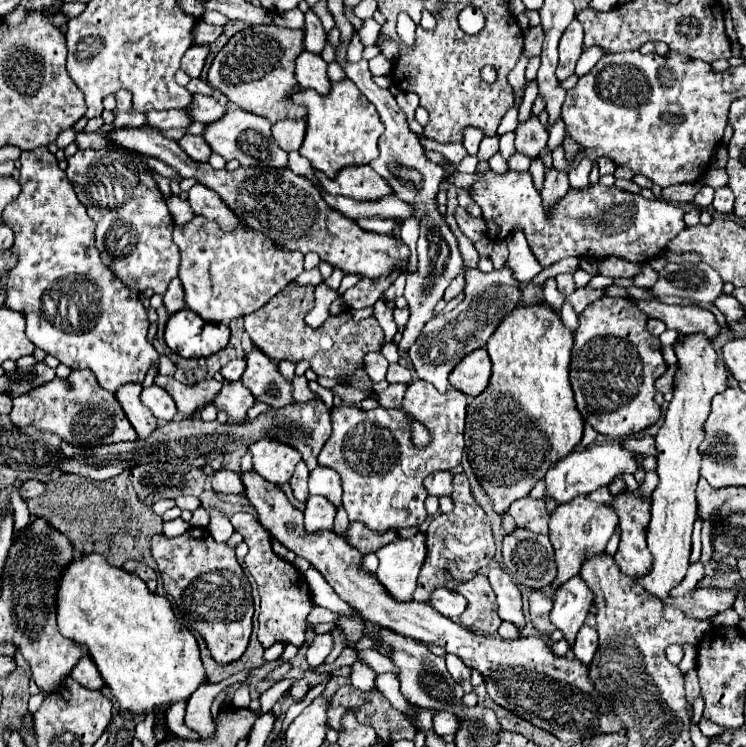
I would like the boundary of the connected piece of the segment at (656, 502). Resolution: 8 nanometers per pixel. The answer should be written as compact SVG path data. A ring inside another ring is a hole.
M682 336L674 344L680 372L676 374L674 398L668 406L664 426L656 436L656 474L658 486L652 494L652 520L648 526L648 548L654 564L648 576L636 580L658 598L668 598L670 590L678 586L688 570L690 536L696 520L696 484L700 478L700 444L704 440L704 422L710 414L712 396L728 388L728 372L722 358L714 352L704 336Z

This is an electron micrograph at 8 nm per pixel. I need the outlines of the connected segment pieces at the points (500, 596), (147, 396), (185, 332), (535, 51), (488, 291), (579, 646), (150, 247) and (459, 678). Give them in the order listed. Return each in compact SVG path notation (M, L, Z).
M492 568L488 580L498 600L498 616L522 630L524 614L522 614L522 596L518 586L510 580L510 576L502 568Z
M156 384L150 386L150 388L144 388L140 398L152 410L152 414L158 420L164 420L164 422L174 420L174 416L176 416L176 404L174 404L172 396L168 392L164 392L164 388L160 388Z
M188 308L170 316L166 324L166 344L182 358L202 358L220 352L230 340L226 324L208 324Z
M540 26L530 28L530 30L524 34L524 50L522 50L522 54L524 54L526 58L540 56L542 40L544 40L544 30L542 30Z
M508 266L490 274L484 274L480 270L468 270L464 292L464 302L460 302L454 310L446 314L430 318L408 350L408 358L416 376L424 382L430 382L434 388L438 388L438 392L446 392L450 388L448 374L454 370L454 366L470 352L486 346L490 334L496 330L502 318L516 308L522 296L522 292L518 290L518 280L514 280L512 270Z
M582 626L574 644L572 644L572 652L574 656L582 662L582 664L590 664L594 658L594 652L598 648L598 632L590 626Z
M84 150L68 158L66 176L78 200L86 204L88 216L96 222L96 246L102 260L128 286L140 292L152 288L156 294L164 294L170 280L178 276L180 254L172 242L172 216L156 180L150 176L150 166L144 160L134 160L126 150L94 152L90 164L84 164L84 158Z
M446 654L444 660L446 660L446 668L448 668L450 676L452 676L456 682L464 682L464 680L470 678L470 672L472 672L472 670L468 670L468 666L464 666L464 662L460 662L456 656Z

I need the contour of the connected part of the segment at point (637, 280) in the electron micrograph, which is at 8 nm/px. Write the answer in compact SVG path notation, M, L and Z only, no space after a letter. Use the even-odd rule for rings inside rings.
M648 264L642 268L642 272L638 276L634 276L634 284L640 288L652 288L656 284L656 280L658 280L658 274Z

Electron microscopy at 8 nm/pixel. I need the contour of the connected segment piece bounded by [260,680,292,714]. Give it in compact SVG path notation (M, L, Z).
M282 680L282 682L274 684L270 690L262 692L262 694L260 694L260 704L262 704L260 714L264 714L266 710L270 710L270 708L286 694L286 690L290 690L290 686L292 686L292 680Z

